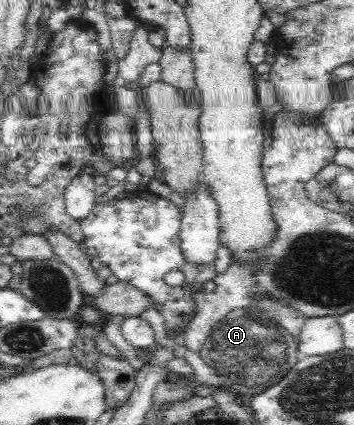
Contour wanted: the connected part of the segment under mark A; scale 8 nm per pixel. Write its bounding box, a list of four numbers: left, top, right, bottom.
[200,305,298,396]

